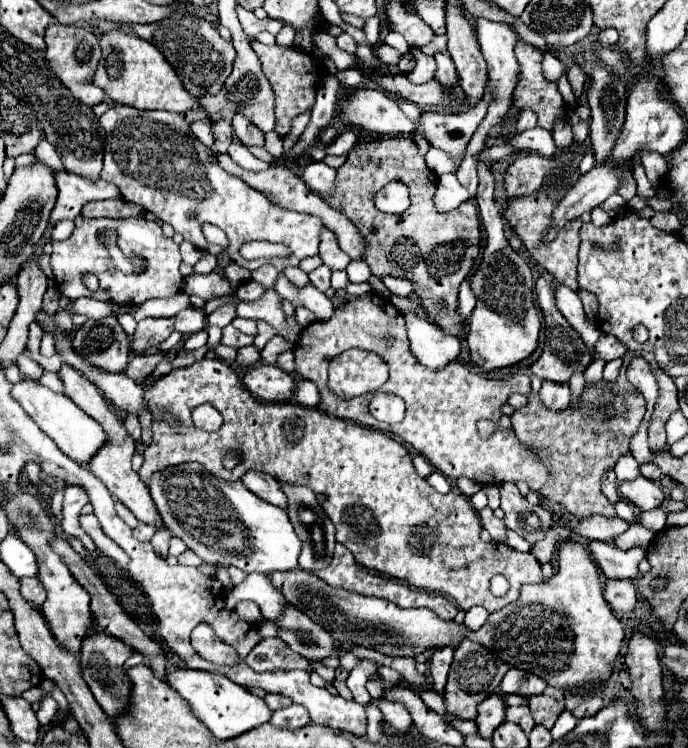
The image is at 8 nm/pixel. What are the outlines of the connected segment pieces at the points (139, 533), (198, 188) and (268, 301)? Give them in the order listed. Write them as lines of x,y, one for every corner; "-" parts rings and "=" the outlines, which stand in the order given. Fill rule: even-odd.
138,523
138,527
134,529
134,537
138,541
150,541
154,533
156,533
156,527
154,525
146,525
146,523
=
112,105
100,123
106,131
104,141
104,169
100,179
112,181
120,187
122,197
130,203
142,205
146,211
154,213
158,219
170,223
186,241
196,245
202,251
218,255
228,251
234,263
254,271
264,263
276,265
280,271
288,265
298,265
300,259
318,255
322,221
314,215
294,213
282,209
266,197
266,193
252,189
242,179
226,173
212,161
208,147
204,147
192,133
182,115
168,111
140,111
128,105
-
214,223
226,237
228,247
210,245
200,225
-
246,241
270,241
282,243
290,249
290,257
274,259
256,259
246,261
240,257
238,249
=
268,289
262,299
258,301
250,301
250,303
240,303
236,307
236,317
244,317
244,319
264,319
268,321
272,327
278,329
278,335
282,335
284,339
288,339
290,343
296,344
300,337
302,326
297,326
295,329
287,327
286,315
280,309
280,301
282,297
274,291

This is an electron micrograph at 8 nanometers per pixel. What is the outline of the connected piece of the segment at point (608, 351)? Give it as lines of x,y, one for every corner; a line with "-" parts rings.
602,333
600,339
598,339
598,343
596,343
596,353
604,361
612,361
616,357
622,357
626,351
628,349
614,335
608,335
608,333

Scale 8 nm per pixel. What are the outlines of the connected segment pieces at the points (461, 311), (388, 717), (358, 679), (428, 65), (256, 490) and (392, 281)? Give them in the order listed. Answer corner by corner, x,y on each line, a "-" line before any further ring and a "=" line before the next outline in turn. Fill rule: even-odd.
466,277
466,281
460,285
458,309
456,309
458,317
460,317
462,321
466,321
466,319
470,317
470,313
472,313
474,305
476,305
476,297
474,297
474,293
472,293
472,289
470,289
470,277
=
380,698
377,700
377,706
382,712
385,720
395,729
408,731
412,727
411,715
402,703
390,703
=
364,659
358,667
354,667
354,669
350,671
350,675
348,675
346,679
346,684
348,689
352,691
354,701
364,703
364,705
370,701
370,695
368,695
368,691
366,691
366,681
368,681
370,673
374,673
374,671
376,671
376,665
370,663
368,659
=
412,47
412,55
416,59
416,67
408,73
408,79
412,83
418,83
418,85
430,81
434,77
434,73
436,73
436,61
434,61
434,57
424,55
418,47
=
246,471
240,477
240,481
244,483
246,489
250,489
260,499
286,509
286,495
282,493
278,481
274,477
270,477
268,473
262,473
262,471
=
382,277
384,285
394,293
394,295
402,295
402,297
410,297
414,295
414,287
410,281
406,279
396,279
396,277

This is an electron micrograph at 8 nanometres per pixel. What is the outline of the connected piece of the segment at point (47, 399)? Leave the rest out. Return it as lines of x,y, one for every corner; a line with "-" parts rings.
22,377
18,383
14,383
12,397
14,397
14,401
18,401
22,405
22,409
28,413
28,417
58,445
58,449
78,463
88,463
90,457
106,441
106,433
102,431
102,427
92,417
88,417
72,399
68,399
62,393
54,393
52,389
40,385
34,379

